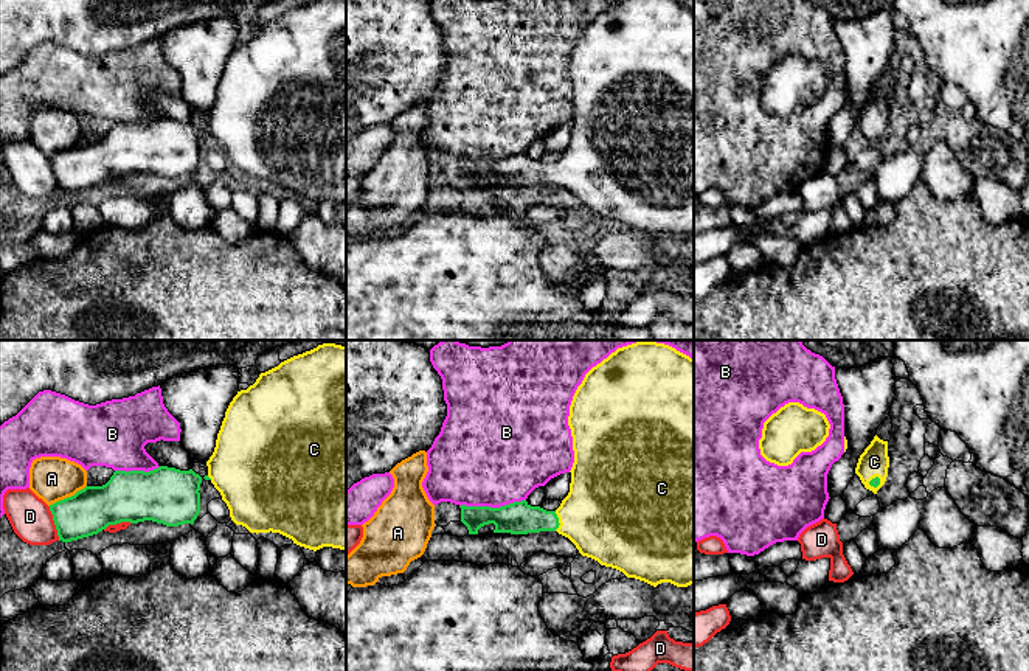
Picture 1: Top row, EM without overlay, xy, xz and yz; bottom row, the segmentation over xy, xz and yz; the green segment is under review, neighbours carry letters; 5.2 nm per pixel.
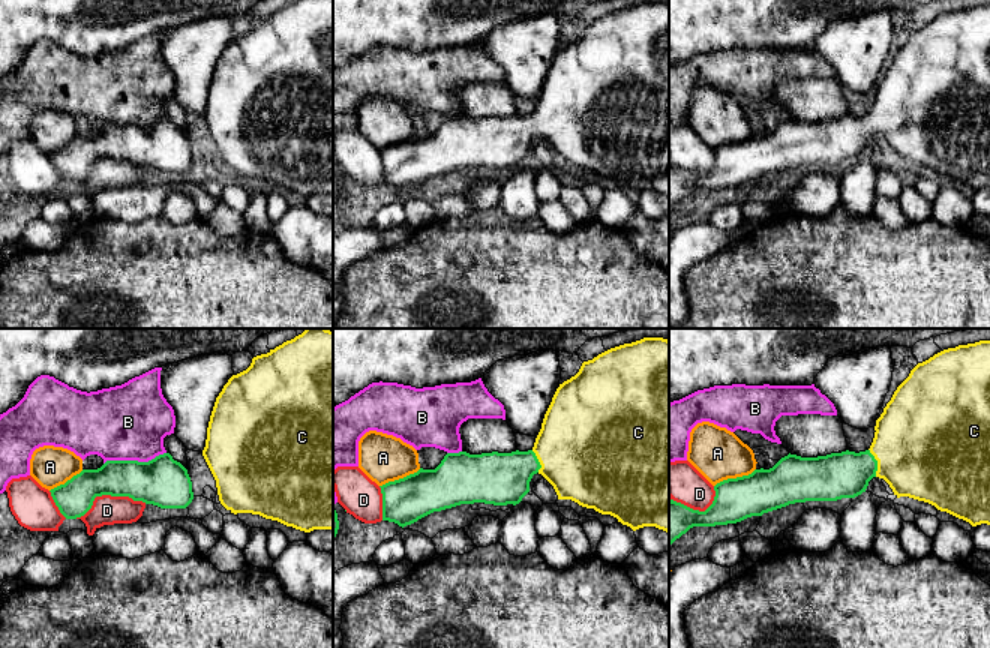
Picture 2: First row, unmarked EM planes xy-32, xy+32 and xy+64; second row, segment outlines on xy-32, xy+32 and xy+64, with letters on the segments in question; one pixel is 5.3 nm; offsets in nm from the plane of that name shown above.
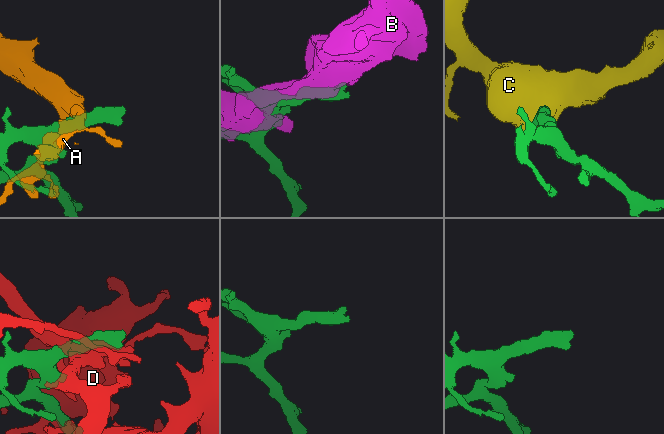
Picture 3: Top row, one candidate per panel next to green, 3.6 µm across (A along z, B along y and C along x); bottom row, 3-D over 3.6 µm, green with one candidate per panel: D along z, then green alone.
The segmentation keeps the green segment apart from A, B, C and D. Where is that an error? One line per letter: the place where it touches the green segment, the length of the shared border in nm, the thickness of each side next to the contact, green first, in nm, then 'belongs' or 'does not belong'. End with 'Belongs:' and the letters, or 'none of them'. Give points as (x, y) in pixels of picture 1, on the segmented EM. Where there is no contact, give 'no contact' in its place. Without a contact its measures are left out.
A: xy (67, 497) | 220 nm | 240/240 nm | does not belong
B: xz (492, 508) | 340 nm | 170/480 nm | does not belong
C: xz (557, 521) | 100 nm | 170/440 nm | belongs
D: xy (55, 524) | 190 nm | 240/220 nm | does not belong
Belongs: C

